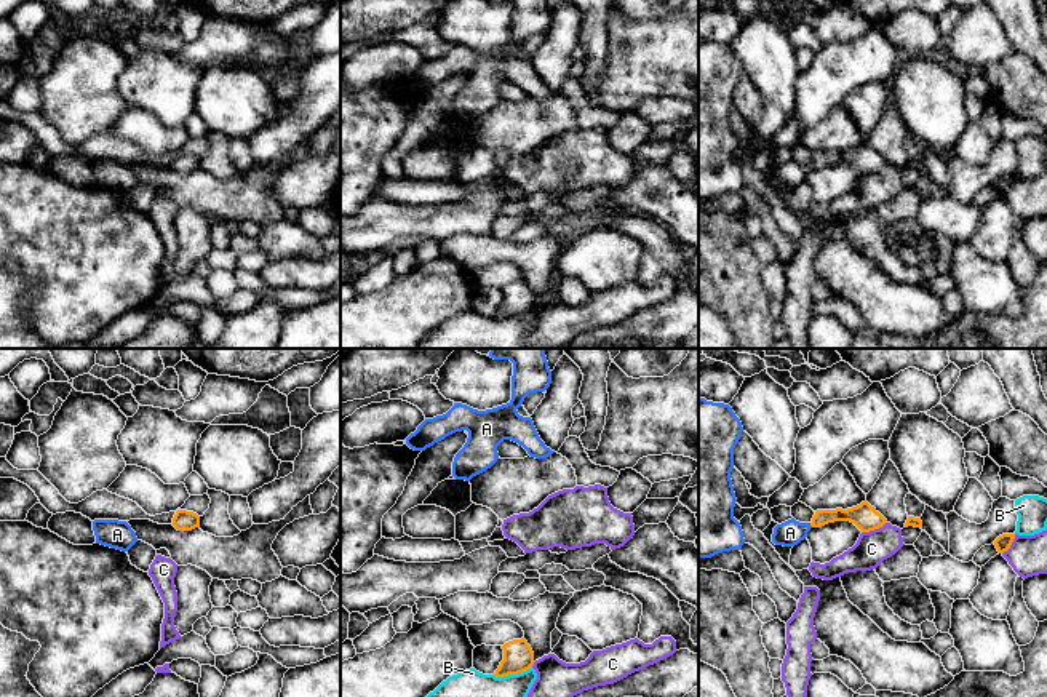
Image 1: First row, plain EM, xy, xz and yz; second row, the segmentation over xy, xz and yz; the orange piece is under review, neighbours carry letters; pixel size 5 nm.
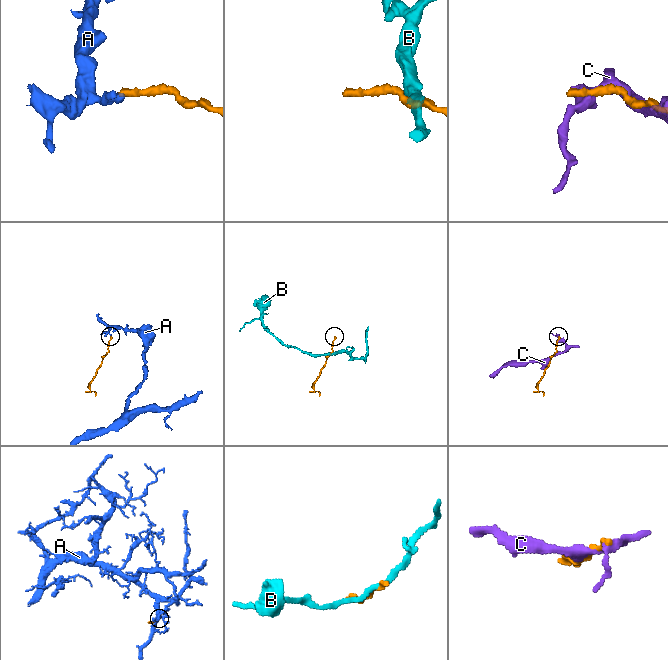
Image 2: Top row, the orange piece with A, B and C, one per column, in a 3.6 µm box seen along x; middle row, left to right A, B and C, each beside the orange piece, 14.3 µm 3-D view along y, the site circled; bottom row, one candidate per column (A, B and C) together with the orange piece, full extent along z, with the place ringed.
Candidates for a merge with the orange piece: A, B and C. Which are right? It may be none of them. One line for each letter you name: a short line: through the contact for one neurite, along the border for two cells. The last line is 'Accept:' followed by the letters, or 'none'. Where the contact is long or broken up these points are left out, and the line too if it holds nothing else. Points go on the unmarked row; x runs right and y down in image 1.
Accept: A

